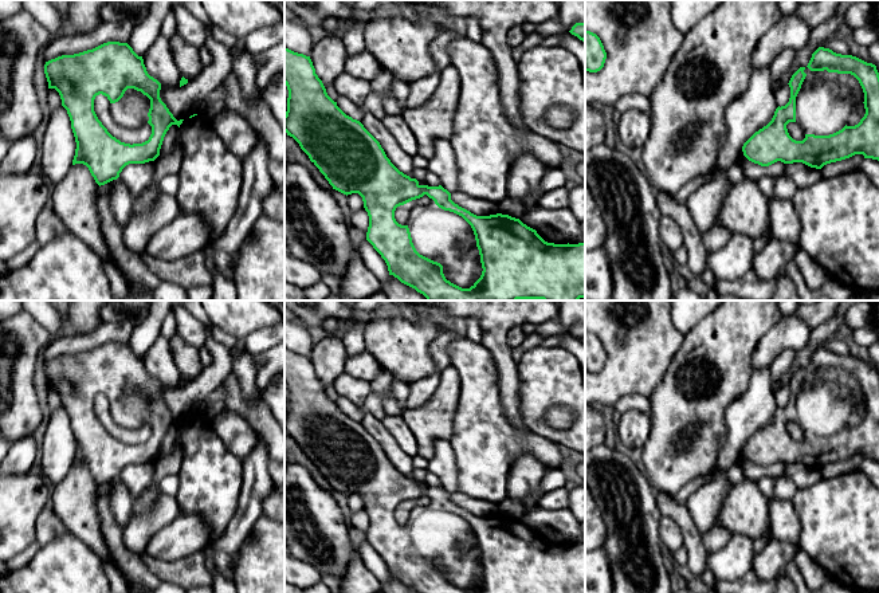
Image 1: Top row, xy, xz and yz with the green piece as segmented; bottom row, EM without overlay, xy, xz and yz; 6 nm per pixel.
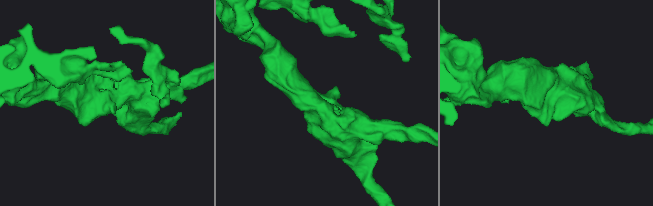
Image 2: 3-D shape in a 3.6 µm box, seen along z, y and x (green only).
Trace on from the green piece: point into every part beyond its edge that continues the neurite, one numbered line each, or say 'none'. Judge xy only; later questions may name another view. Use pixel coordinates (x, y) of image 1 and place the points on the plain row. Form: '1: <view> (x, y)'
1: xy (132, 411)

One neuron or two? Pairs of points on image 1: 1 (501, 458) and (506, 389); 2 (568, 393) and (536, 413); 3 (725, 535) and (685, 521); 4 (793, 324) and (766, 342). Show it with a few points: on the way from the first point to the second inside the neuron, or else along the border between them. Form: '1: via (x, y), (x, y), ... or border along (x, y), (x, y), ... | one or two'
1: border along (498, 384), (505, 417), (518, 429), (529, 432) | two
2: via (560, 393), (554, 393), (542, 405) | one
3: border along (701, 534), (702, 544), (709, 552) | two
4: via (787, 330), (773, 342) | one

